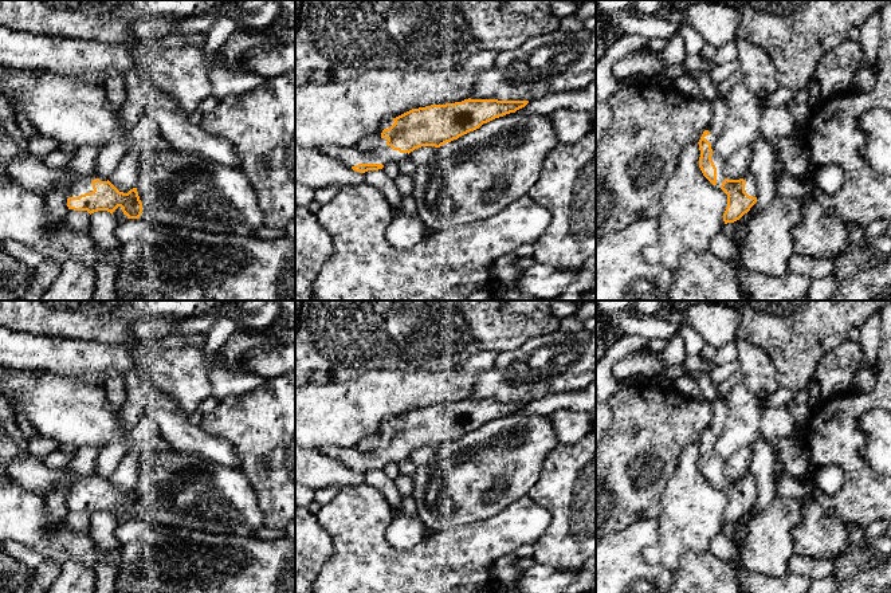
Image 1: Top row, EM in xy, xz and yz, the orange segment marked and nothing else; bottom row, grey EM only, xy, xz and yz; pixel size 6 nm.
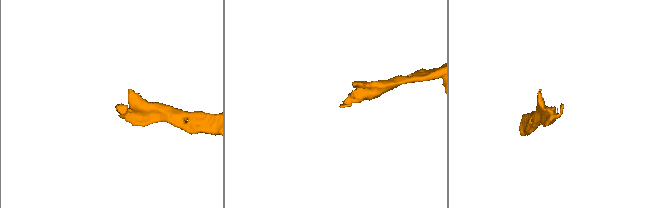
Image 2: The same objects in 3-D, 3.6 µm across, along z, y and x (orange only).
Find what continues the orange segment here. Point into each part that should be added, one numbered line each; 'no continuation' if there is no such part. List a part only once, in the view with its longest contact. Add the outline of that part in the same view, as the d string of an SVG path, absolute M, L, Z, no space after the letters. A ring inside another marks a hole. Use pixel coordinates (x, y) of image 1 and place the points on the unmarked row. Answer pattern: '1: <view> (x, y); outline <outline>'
1: xy (81, 486); outline M98 474L75 479L72 482L72 486L70 487L68 498L79 498L81 495L93 492L94 490L93 490L91 482L95 480L95 479L99 479L101 482L109 480L109 479L99 476Z
2: yz (719, 407); outline M719 396L717 397L715 401L711 402L711 408L713 408L713 420L711 424L709 425L709 428L706 431L710 432L709 436L706 436L704 439L711 444L711 449L713 449L713 456L711 460L717 468L717 488L721 490L721 486L723 483L723 480L726 479L723 475L723 464L725 464L725 459L721 457L715 451L715 443L719 439L722 431L723 431L723 424L725 420L727 417L727 402L726 398Z

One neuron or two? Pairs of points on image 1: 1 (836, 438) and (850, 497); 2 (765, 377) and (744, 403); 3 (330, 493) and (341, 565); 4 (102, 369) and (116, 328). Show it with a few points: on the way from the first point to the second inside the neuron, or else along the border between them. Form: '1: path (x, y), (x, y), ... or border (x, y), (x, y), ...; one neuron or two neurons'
1: path (844, 452), (852, 463), (852, 482); one neuron
2: border (741, 381), (761, 397); two neurons
3: border (342, 487), (321, 506); two neurons
4: border (79, 338), (114, 342), (124, 346); two neurons

